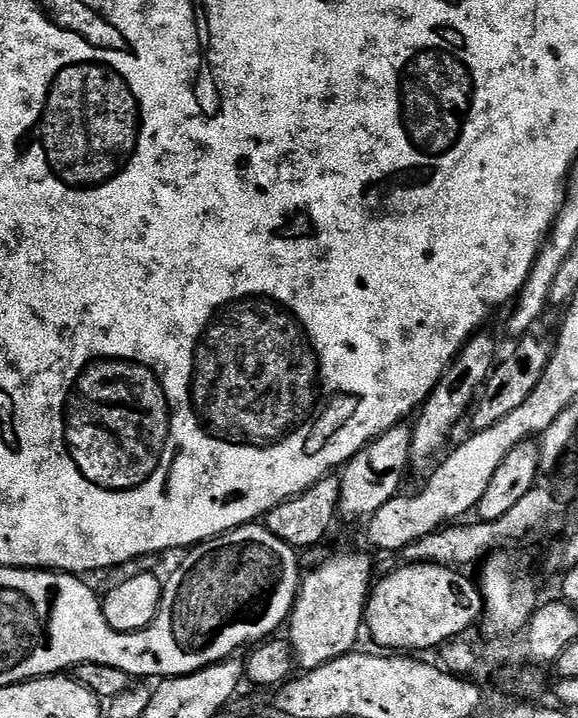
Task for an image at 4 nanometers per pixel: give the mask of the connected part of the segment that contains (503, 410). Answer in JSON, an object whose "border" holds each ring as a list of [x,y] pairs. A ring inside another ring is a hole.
{"border":[[[536,334],[523,337],[517,344],[520,345],[517,346],[516,353],[506,357],[505,360],[503,357],[497,363],[481,388],[480,395],[476,397],[474,407],[470,412],[472,432],[481,432],[502,422],[502,418],[506,418],[506,414],[518,410],[518,406],[522,406],[526,402],[526,398],[530,398],[530,394],[534,394],[534,386],[538,386],[538,382],[552,357],[553,345],[549,341],[547,344],[546,341],[539,340]]]}

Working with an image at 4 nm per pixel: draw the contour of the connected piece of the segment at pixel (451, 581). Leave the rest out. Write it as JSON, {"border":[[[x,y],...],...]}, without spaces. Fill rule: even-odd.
{"border":[[[402,564],[373,585],[365,608],[368,635],[390,652],[420,652],[453,641],[483,617],[484,598],[479,587],[445,564]]]}

